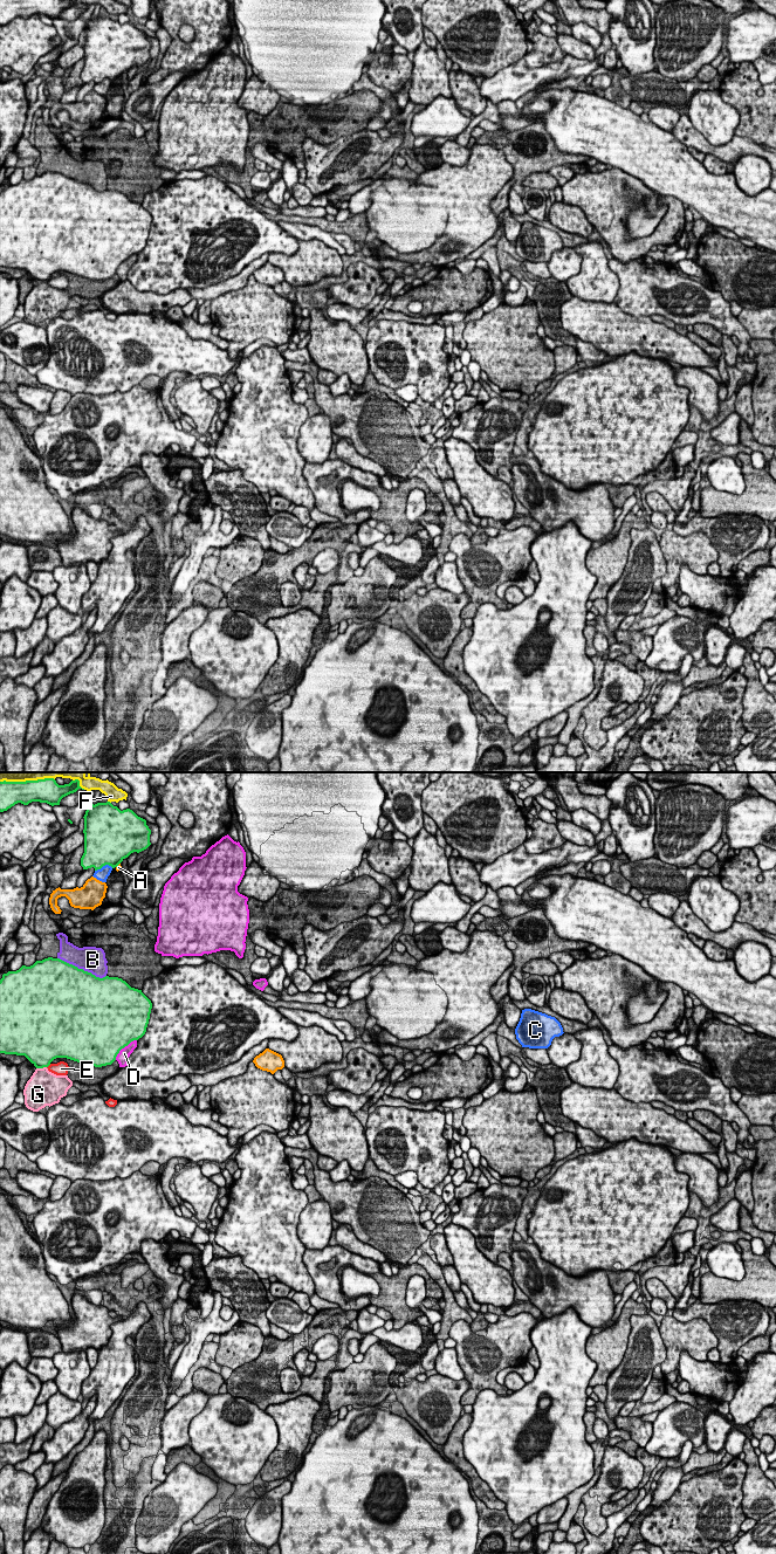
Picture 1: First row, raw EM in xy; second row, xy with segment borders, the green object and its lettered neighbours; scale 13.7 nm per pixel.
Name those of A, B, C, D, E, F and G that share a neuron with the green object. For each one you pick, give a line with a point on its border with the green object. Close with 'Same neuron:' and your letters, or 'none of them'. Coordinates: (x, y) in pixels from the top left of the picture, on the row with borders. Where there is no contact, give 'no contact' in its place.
Same neuron: none of them

